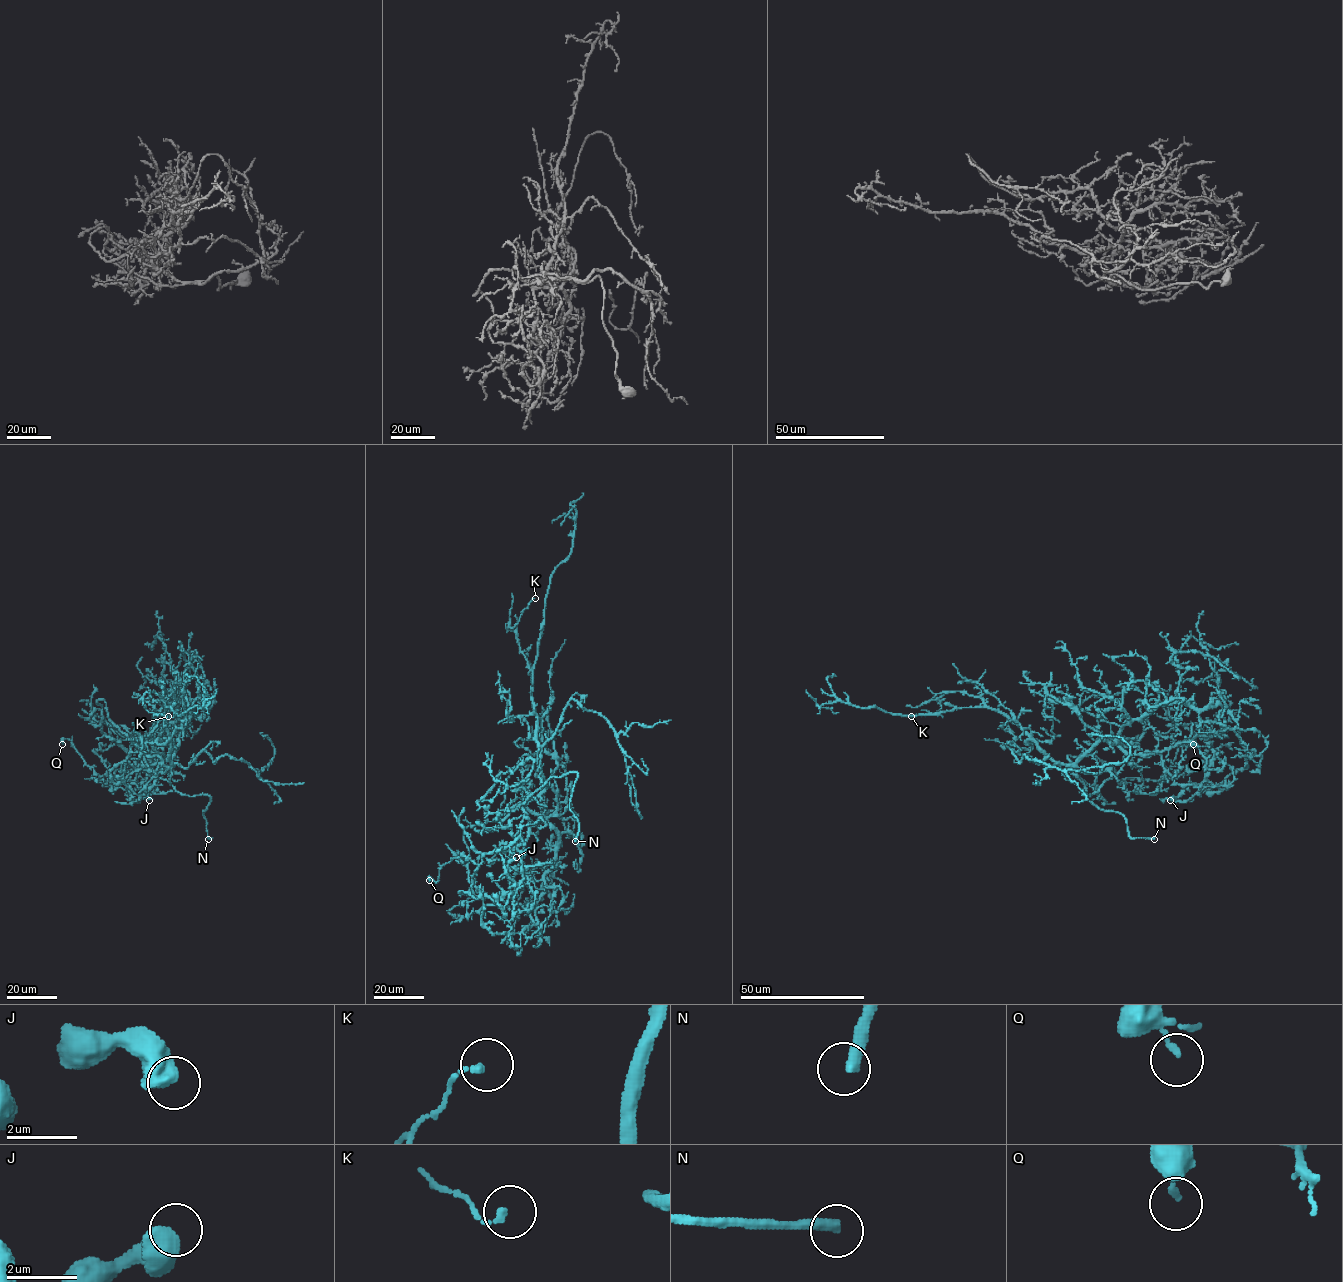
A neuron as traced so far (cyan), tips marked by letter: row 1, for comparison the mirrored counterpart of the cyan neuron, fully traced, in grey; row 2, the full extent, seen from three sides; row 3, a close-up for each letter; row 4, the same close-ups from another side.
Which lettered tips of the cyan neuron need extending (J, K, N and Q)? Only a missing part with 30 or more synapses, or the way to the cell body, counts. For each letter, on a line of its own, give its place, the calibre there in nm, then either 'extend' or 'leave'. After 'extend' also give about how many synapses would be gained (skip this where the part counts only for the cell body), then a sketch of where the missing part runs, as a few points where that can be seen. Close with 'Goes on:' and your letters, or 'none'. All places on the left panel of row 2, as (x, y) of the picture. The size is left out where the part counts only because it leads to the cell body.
J: place (149, 800); calibre 700 nm; leave
K: place (168, 716); calibre 170 nm; leave
N: place (208, 839); calibre 360 nm; extend; course (208, 839), (201, 830), (207, 825)
Q: place (62, 744); calibre 160 nm; leave
Goes on: N

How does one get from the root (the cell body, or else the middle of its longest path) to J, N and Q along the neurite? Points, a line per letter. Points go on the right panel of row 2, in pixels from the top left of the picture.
J: (1098, 742), (1116, 743), (1131, 754), (1152, 754), (1209, 736), (1214, 757), (1206, 778), (1170, 800)
N: (1098, 742), (1119, 743), (1124, 765), (1115, 777), (1085, 796), (1101, 809), (1119, 812), (1131, 838), (1154, 839)
Q: (1098, 742), (1131, 754), (1158, 753), (1163, 780), (1177, 777), (1168, 769), (1177, 750), (1192, 738), (1193, 744)

